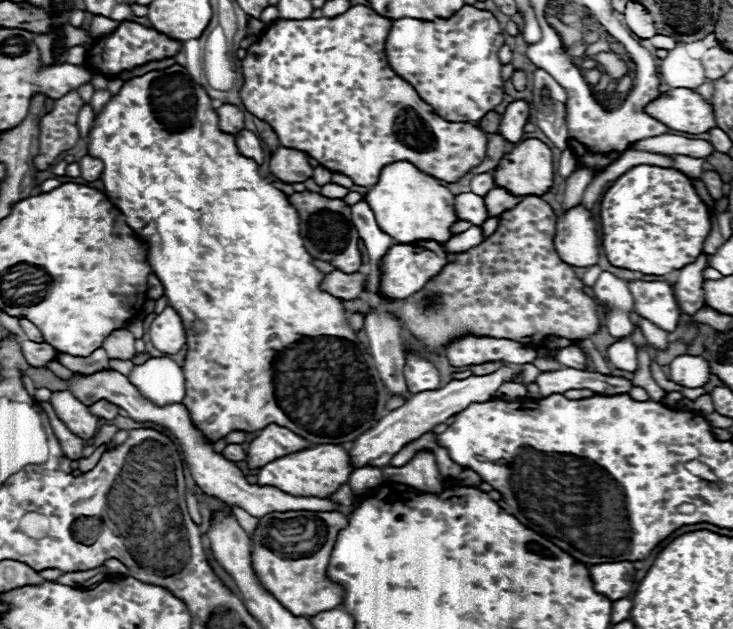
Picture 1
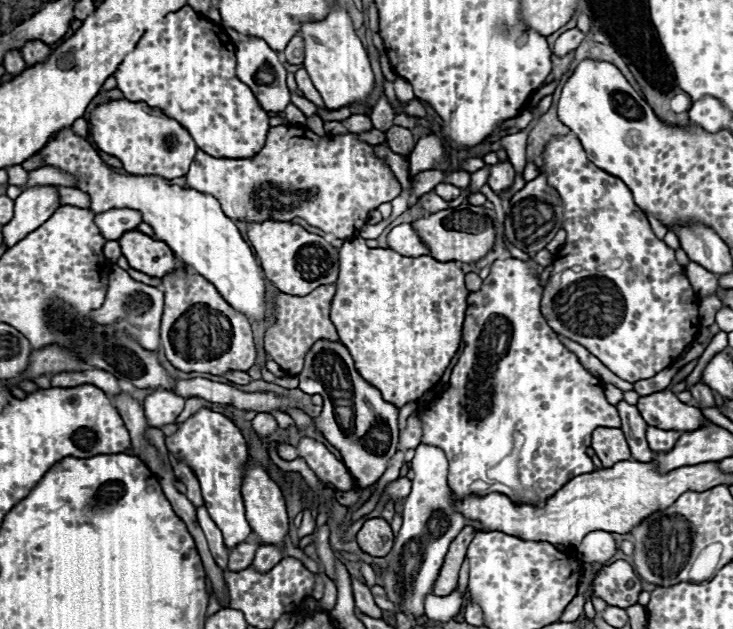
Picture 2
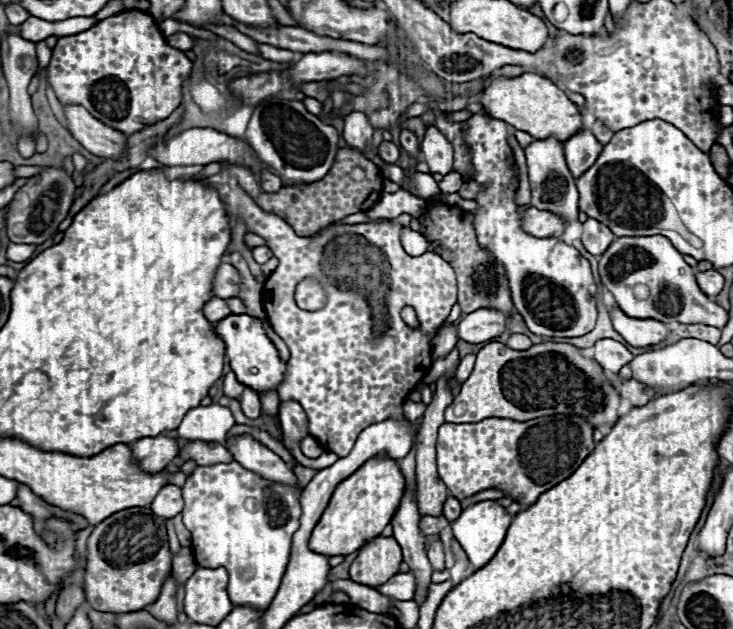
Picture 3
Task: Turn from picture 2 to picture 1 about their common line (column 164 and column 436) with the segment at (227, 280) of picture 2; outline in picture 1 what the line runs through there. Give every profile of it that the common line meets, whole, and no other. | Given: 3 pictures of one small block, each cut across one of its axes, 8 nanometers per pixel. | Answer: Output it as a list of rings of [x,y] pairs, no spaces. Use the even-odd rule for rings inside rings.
[[[394,162],[388,164],[376,186],[372,186],[364,198],[376,216],[380,230],[398,244],[414,244],[420,240],[434,240],[438,244],[446,244],[454,234],[450,232],[452,224],[458,222],[454,202],[456,196],[440,186],[440,182],[412,166],[410,162]]]

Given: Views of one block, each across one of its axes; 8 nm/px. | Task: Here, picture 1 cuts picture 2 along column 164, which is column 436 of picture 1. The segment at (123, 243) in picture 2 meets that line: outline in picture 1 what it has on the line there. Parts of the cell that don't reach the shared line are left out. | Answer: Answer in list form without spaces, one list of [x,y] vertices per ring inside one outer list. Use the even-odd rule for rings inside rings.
[[[418,242],[418,246],[390,246],[384,258],[380,260],[380,296],[386,296],[390,300],[404,300],[412,296],[414,292],[422,290],[432,276],[436,276],[444,266],[448,264],[448,252],[444,246],[436,242]]]

